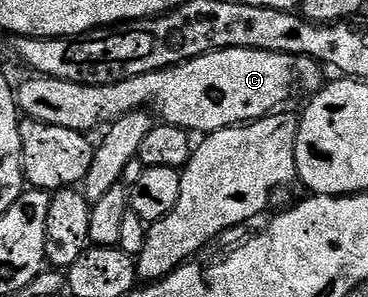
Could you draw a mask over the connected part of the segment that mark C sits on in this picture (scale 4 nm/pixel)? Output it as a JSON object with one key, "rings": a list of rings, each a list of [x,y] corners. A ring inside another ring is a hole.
{"rings":[[[227,48],[226,50],[218,50],[217,52],[208,52],[205,56],[199,56],[193,60],[188,60],[185,64],[177,64],[174,68],[165,68],[163,72],[151,72],[145,76],[135,76],[129,80],[118,80],[115,84],[102,84],[93,86],[91,84],[71,84],[65,80],[53,80],[50,76],[40,76],[39,78],[32,78],[36,80],[28,80],[16,92],[16,103],[19,111],[23,113],[29,120],[37,120],[38,122],[46,122],[50,126],[66,126],[75,132],[82,132],[85,134],[91,133],[91,128],[95,124],[103,125],[105,122],[117,120],[120,116],[125,116],[131,112],[139,112],[145,106],[152,106],[148,104],[156,104],[155,111],[160,111],[159,119],[166,124],[173,124],[179,128],[187,128],[189,133],[207,134],[209,132],[217,132],[223,128],[231,128],[233,126],[243,126],[251,121],[260,120],[263,116],[271,116],[273,112],[277,111],[288,100],[288,95],[295,90],[295,80],[300,76],[300,68],[297,57],[288,56],[287,54],[278,54],[277,52],[263,52],[262,50],[254,50],[253,48]]]}

